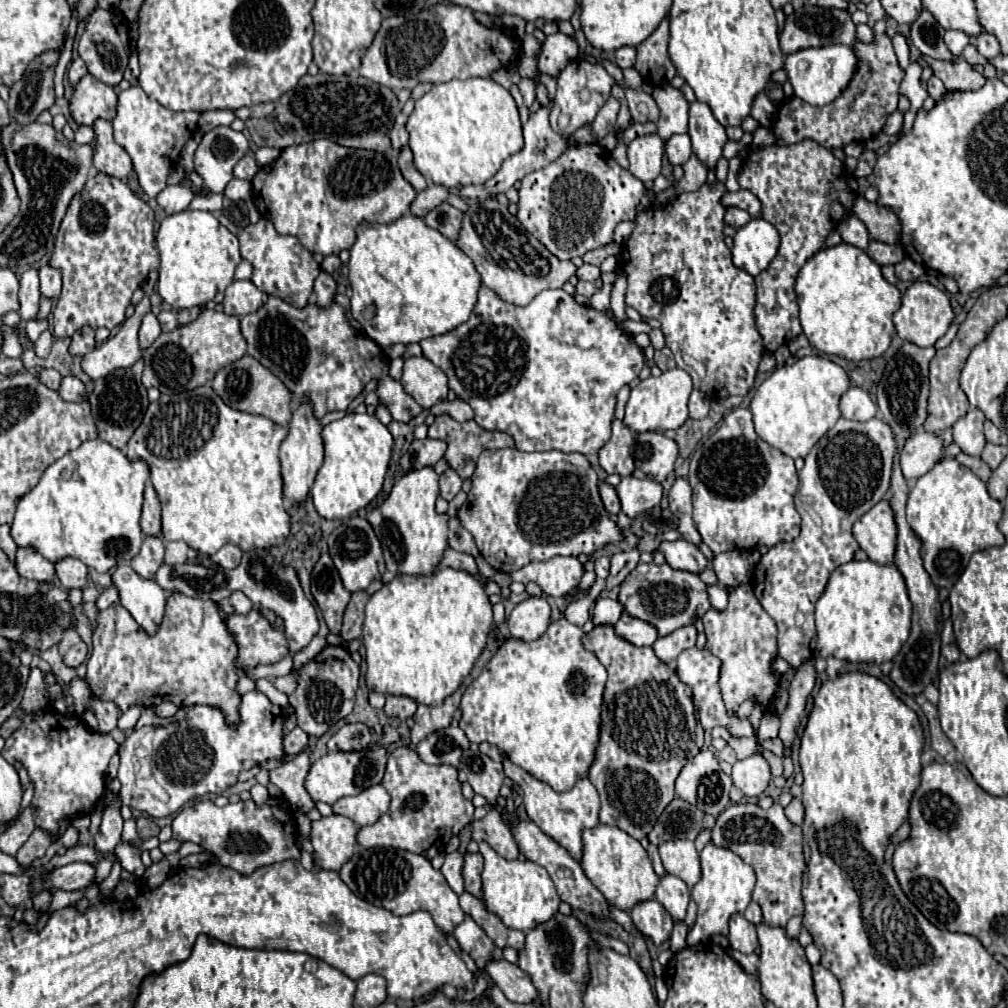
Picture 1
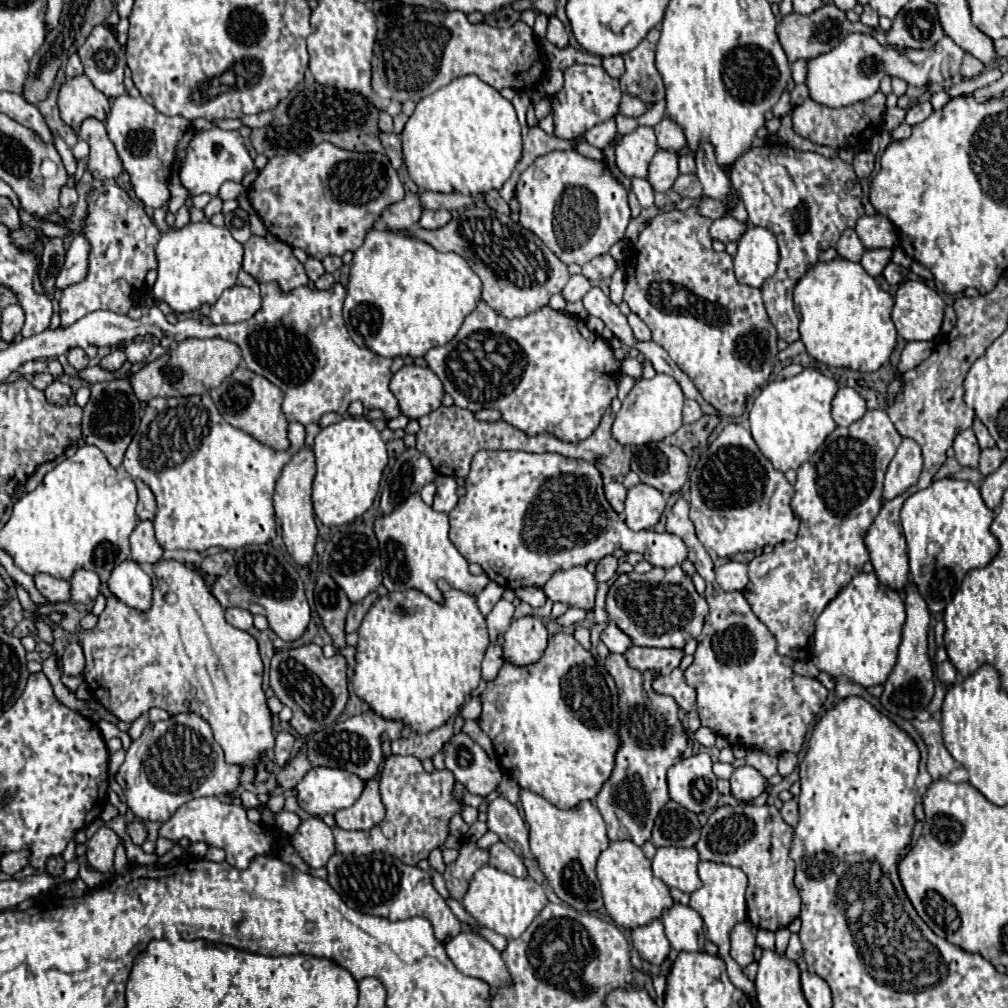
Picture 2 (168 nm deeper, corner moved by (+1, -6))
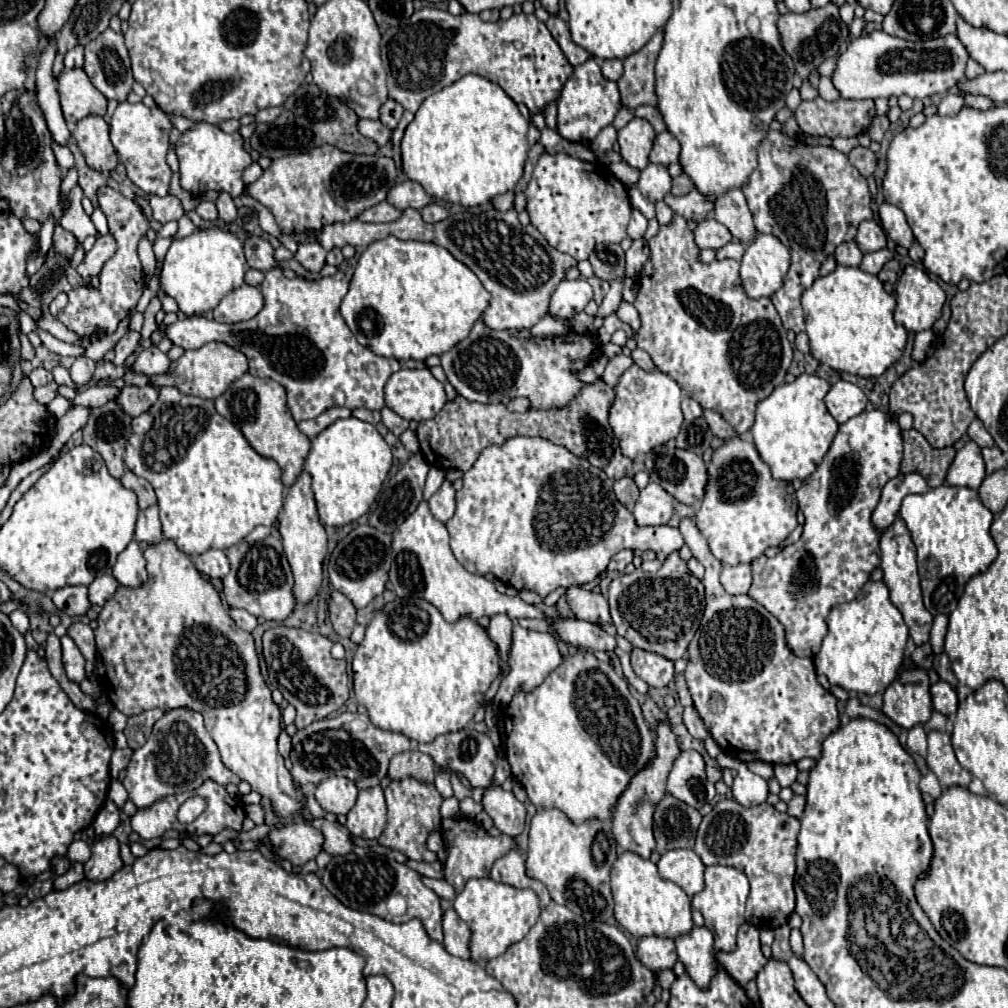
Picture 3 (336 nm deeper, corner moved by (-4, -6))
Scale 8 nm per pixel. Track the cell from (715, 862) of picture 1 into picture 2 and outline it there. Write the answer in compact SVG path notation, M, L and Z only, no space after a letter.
M700 862L698 864L698 874L700 874L700 880L702 880L702 888L690 894L690 906L702 916L706 938L720 948L718 956L726 962L728 976L730 976L732 984L736 988L740 988L754 1002L756 1000L754 984L744 976L742 968L728 954L730 952L730 940L728 940L730 930L734 928L734 924L746 920L744 892L746 892L746 886L748 886L748 878L746 878L746 874L740 868L734 868L734 866L728 866L728 864L716 864L716 862Z

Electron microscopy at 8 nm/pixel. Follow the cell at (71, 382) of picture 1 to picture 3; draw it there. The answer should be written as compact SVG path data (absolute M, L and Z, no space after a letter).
M49 382L49 384L45 384L45 386L35 388L35 398L37 398L41 404L49 404L49 402L57 396L57 390L59 390L59 386L57 386L55 382Z

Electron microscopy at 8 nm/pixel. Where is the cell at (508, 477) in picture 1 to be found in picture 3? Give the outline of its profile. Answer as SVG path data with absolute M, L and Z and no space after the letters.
M515 436L515 438L507 440L503 446L495 446L495 444L487 446L481 452L479 460L471 466L471 470L467 470L463 474L463 488L457 492L457 510L455 510L455 516L447 522L447 530L451 534L451 550L453 550L455 558L469 572L479 574L479 576L493 574L503 584L513 586L517 590L523 590L523 588L533 590L541 598L545 598L549 592L553 592L559 586L593 582L607 568L611 556L615 556L619 550L625 550L625 548L631 548L631 550L653 550L657 554L657 560L665 562L669 558L669 554L681 550L681 546L685 544L683 536L681 536L681 532L677 528L671 528L671 526L645 526L645 528L639 528L633 522L633 514L615 498L615 494L613 494L613 480L607 478L607 474L603 470L591 466L585 458L579 458L579 456L571 454L567 448L551 444L549 440L543 440L543 438L523 438L523 436Z

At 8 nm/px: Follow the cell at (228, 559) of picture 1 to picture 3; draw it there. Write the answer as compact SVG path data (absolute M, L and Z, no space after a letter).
M207 550L195 558L195 568L209 578L223 578L229 572L229 558L225 550Z

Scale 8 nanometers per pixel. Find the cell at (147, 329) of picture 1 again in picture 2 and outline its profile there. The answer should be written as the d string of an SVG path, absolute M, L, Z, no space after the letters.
M132 342L126 346L126 356L130 362L144 362L152 350L152 342Z

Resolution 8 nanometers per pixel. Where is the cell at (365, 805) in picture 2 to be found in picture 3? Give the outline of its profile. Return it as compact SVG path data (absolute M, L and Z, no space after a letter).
M381 786L365 788L359 792L357 804L347 812L345 826L353 836L363 840L377 840L387 822L387 806Z

